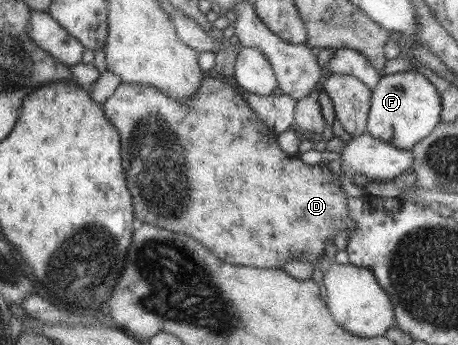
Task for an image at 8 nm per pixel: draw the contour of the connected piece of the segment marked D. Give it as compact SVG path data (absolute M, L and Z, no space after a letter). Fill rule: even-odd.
M216 75L214 78L203 78L198 85L198 89L186 99L186 101L176 101L162 94L158 89L140 84L128 84L121 82L116 86L111 96L106 98L103 113L116 127L120 139L120 157L122 157L123 174L125 177L126 187L130 191L132 198L132 211L136 219L140 219L142 223L150 223L168 231L182 231L186 235L190 235L192 239L200 241L204 247L208 247L208 251L212 251L218 259L222 259L224 263L232 263L232 265L248 265L248 267L260 267L260 269L283 269L283 264L289 260L308 261L313 268L317 268L317 257L324 256L324 247L329 239L336 236L336 232L340 230L352 233L356 228L348 207L346 207L346 197L344 190L341 188L341 181L338 175L331 173L330 170L322 164L304 164L298 157L290 156L278 148L275 134L267 125L250 109L248 103L240 93L236 92L228 81ZM150 201L172 201L176 205L172 207L164 207L164 205L150 205Z

